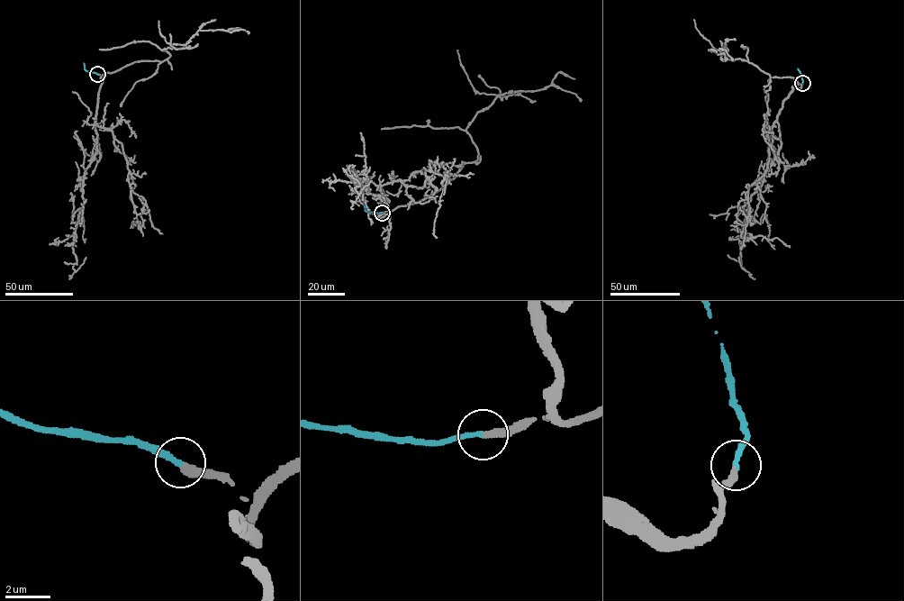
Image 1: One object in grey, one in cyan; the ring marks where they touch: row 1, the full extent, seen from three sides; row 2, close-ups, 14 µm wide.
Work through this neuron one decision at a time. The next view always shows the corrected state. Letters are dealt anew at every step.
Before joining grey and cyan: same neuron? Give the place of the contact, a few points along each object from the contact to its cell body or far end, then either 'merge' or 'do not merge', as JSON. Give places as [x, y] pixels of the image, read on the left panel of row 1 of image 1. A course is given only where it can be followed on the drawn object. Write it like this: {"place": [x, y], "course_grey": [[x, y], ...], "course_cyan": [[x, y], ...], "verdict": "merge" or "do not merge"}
{"place": [97, 74], "course_grey": [[97, 74], [102, 83], [94, 122], [122, 144], [131, 188], [143, 204], [143, 226], [132, 221], [133, 226]], "course_cyan": [[97, 74], [85, 70], [84, 63]], "verdict": "merge"}

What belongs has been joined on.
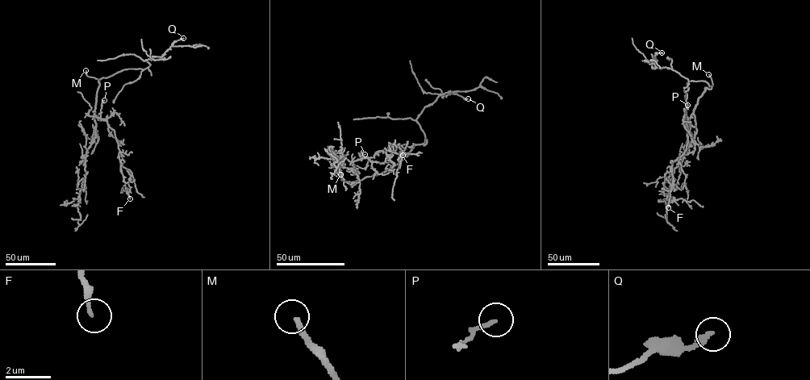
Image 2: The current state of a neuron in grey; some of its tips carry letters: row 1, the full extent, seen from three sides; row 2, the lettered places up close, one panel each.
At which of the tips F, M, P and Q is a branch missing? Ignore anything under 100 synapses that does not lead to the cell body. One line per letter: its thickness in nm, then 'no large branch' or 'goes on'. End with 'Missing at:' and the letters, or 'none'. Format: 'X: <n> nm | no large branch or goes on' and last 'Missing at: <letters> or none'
F: 180 nm | no large branch
M: 220 nm | goes on
P: 120 nm | no large branch
Q: 160 nm | no large branch
Missing at: M

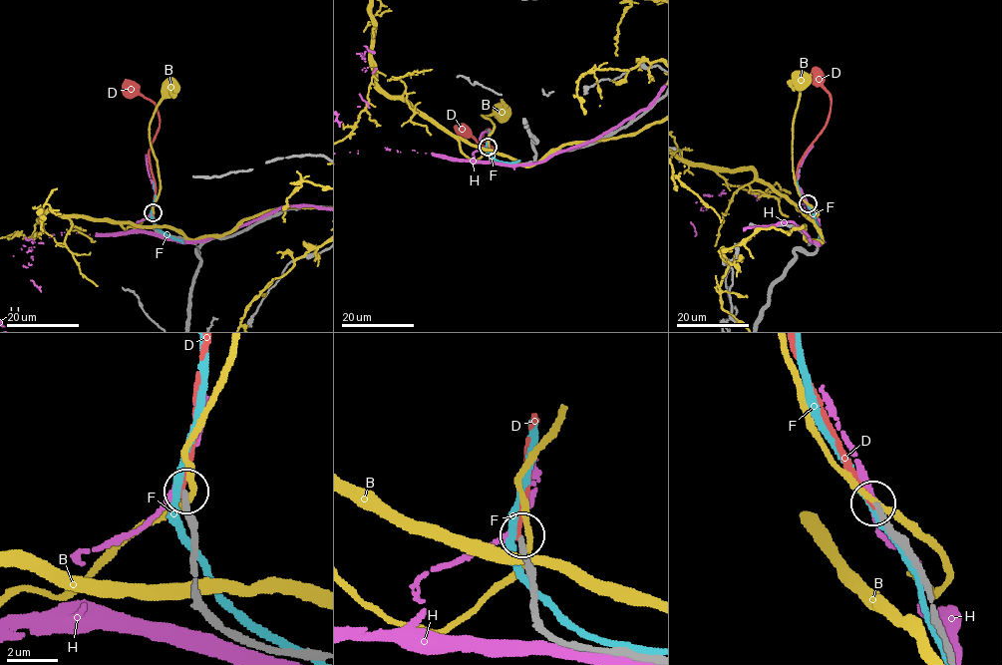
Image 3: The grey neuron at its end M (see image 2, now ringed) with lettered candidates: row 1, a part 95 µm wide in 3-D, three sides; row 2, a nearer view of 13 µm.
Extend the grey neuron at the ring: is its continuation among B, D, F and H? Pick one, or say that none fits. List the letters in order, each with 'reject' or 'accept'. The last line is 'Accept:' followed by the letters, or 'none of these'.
B: reject
D: reject
F: reject
H: reject
Accept: none of these

